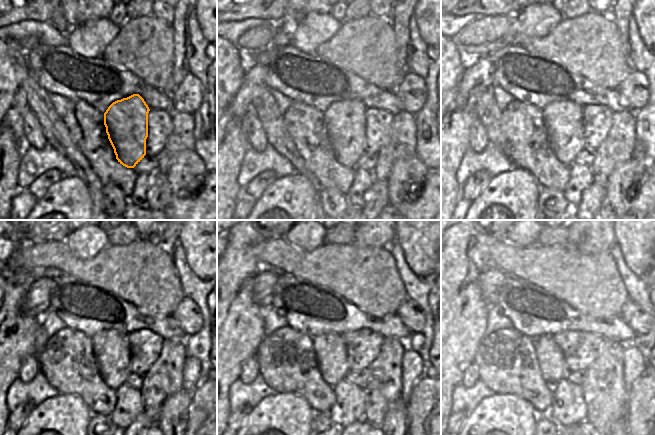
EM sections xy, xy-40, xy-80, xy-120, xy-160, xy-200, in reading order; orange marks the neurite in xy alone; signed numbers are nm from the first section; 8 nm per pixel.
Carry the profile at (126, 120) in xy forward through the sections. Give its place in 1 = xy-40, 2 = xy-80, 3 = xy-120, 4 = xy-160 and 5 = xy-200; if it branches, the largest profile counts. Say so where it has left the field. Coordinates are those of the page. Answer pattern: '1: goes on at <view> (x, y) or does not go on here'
1: goes on at xy-40 (345, 121)
2: goes on at xy-80 (564, 119)
3: goes on at xy-120 (113, 345)
4: goes on at xy-160 (333, 345)
5: goes on at xy-200 (559, 370)

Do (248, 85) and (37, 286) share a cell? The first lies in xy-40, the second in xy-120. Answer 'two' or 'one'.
one

